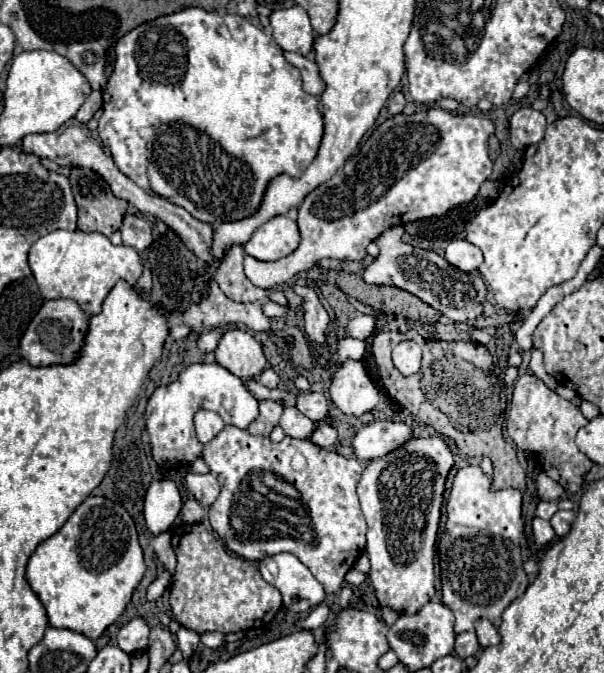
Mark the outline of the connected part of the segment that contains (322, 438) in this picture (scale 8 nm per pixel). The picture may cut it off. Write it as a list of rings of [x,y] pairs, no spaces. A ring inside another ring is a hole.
[[[326,421],[318,423],[316,429],[312,431],[312,435],[308,437],[308,441],[314,443],[314,445],[318,445],[318,447],[332,447],[336,439],[338,439],[336,429],[330,423],[326,423]]]

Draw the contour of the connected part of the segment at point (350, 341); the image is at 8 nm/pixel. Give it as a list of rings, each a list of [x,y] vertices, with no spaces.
[[[354,337],[342,339],[338,343],[338,361],[362,359],[364,351],[366,351],[366,341],[360,341],[360,339],[354,339]]]

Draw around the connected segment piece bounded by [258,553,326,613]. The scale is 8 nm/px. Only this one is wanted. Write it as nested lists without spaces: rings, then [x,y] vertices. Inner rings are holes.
[[[290,553],[266,557],[259,562],[258,568],[263,579],[280,591],[282,605],[288,611],[310,611],[326,599],[316,577]]]

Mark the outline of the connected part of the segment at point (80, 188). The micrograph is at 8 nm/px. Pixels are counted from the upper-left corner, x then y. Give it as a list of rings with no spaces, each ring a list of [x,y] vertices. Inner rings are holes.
[[[74,167],[70,171],[70,185],[78,205],[80,231],[98,231],[110,237],[120,229],[128,203],[116,199],[98,173]]]

